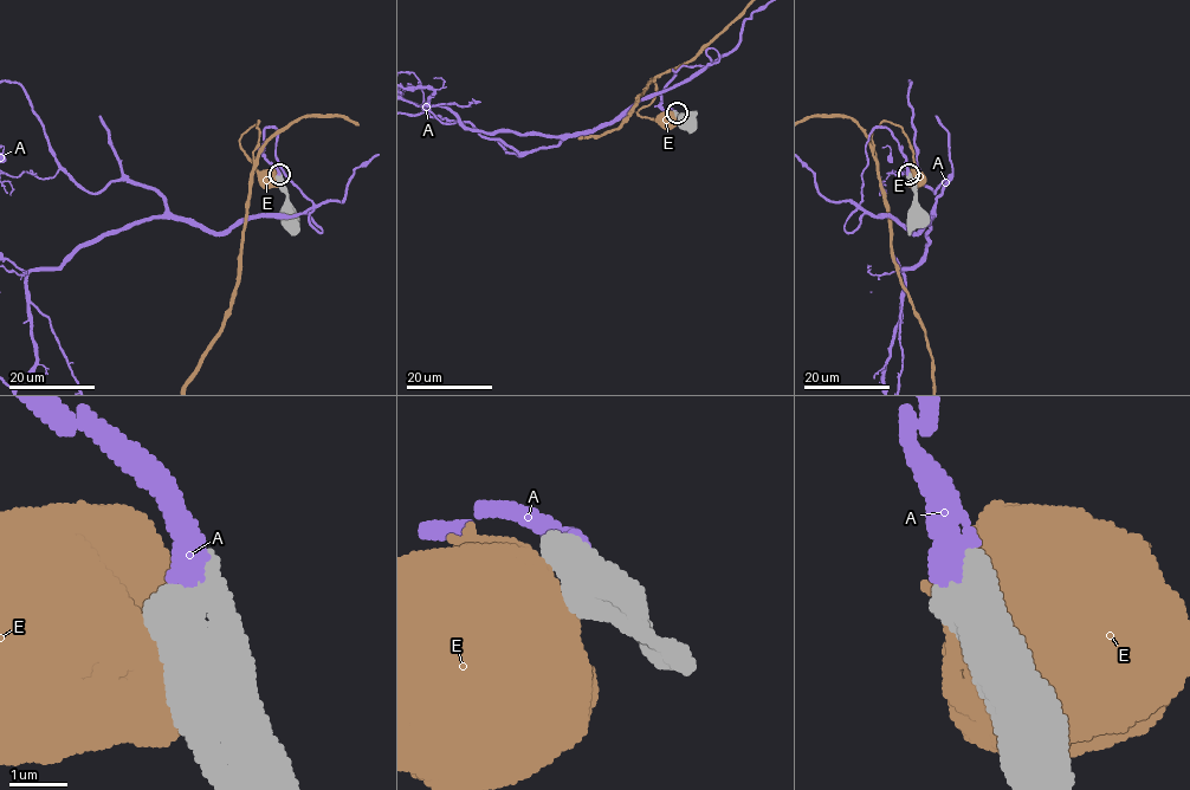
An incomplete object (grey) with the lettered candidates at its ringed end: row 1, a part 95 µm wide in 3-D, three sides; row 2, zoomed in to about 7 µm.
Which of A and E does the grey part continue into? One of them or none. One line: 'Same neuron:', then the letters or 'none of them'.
Same neuron: A

